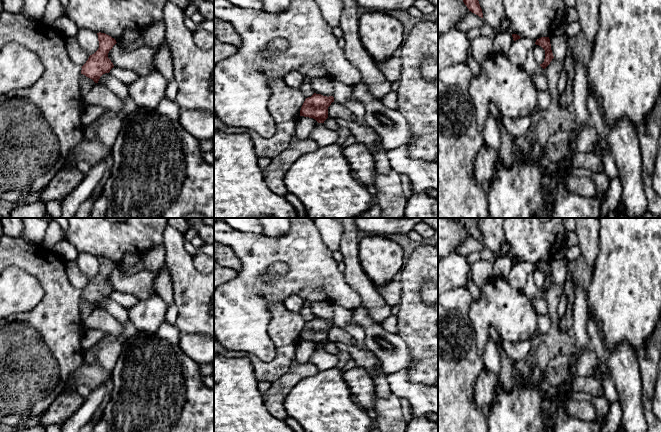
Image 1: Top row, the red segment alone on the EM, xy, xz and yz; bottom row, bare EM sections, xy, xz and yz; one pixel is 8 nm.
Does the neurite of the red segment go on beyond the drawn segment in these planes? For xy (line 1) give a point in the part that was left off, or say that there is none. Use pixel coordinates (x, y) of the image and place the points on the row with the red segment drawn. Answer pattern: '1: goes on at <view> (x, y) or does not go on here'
1: does not go on here

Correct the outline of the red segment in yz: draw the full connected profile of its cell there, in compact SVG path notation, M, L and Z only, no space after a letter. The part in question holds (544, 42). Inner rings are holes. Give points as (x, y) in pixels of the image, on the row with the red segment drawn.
M541 37L536 40L535 44L541 46L545 50L544 62L540 64L540 66L543 69L545 69L554 58L552 50L551 50L550 39L549 37Z

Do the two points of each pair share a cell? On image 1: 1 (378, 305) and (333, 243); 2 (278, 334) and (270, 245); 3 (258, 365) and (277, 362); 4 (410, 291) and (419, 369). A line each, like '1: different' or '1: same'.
1: different
2: different
3: same
4: same

